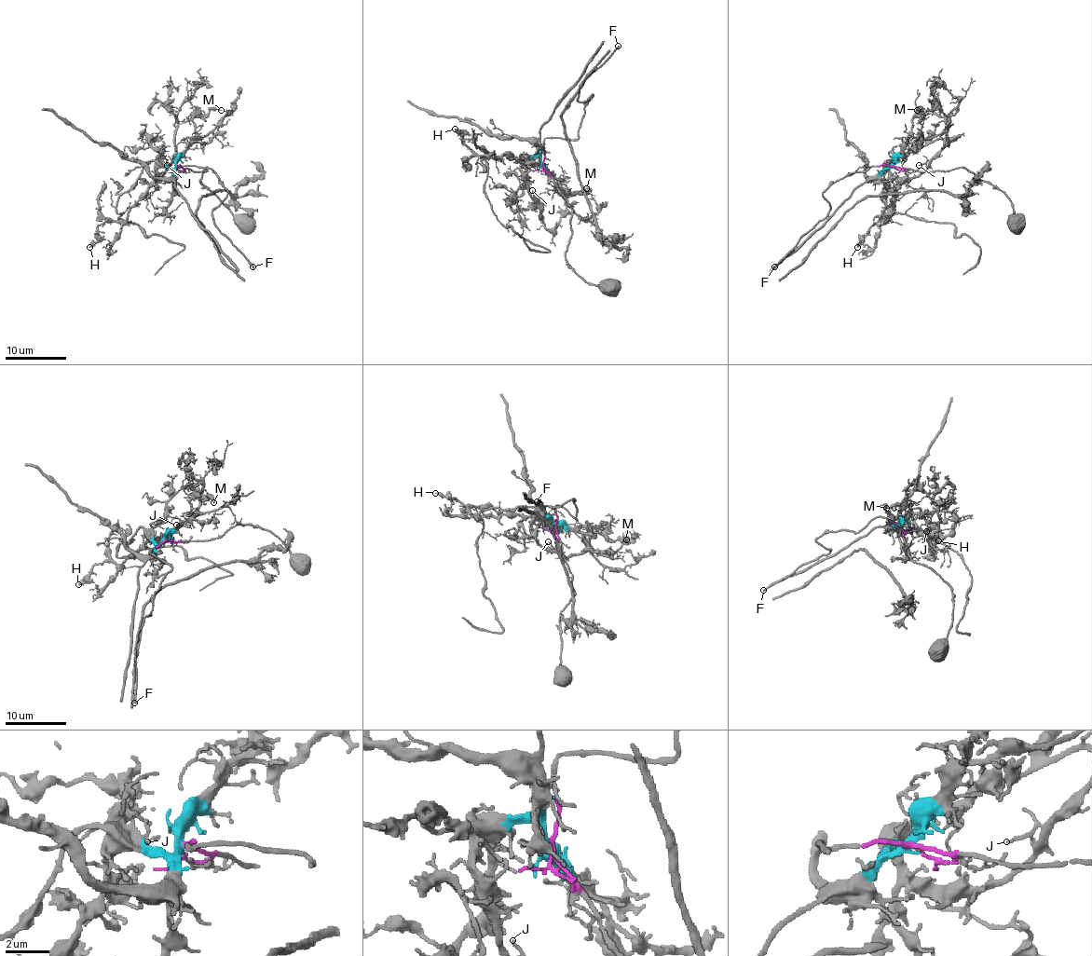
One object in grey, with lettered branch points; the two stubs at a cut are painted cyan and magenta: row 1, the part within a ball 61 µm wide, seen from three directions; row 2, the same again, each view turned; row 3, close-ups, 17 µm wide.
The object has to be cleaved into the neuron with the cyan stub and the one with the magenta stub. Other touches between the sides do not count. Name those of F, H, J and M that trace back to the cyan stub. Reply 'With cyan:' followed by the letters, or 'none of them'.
With cyan: H, J, M

